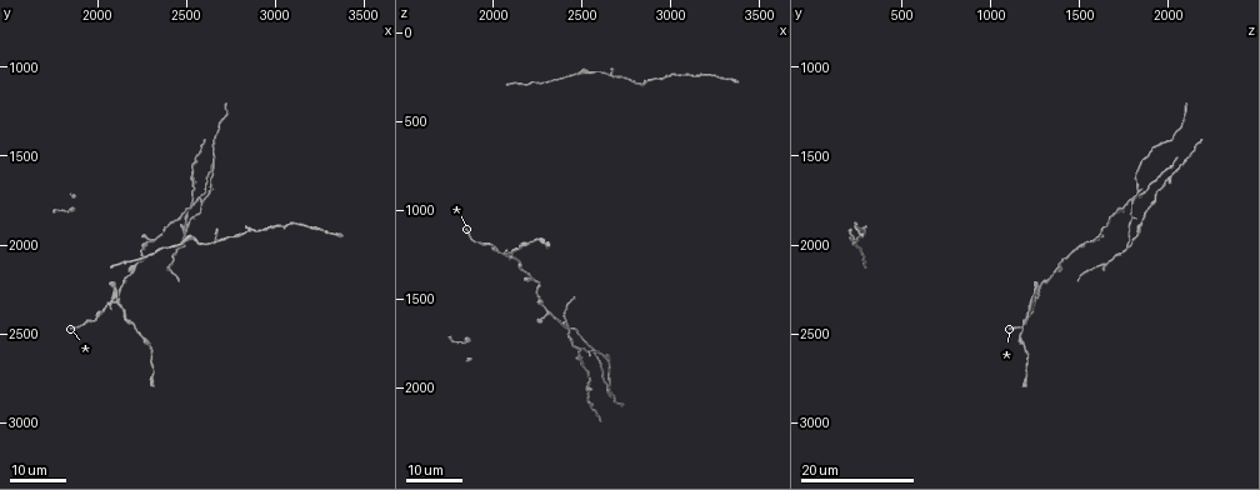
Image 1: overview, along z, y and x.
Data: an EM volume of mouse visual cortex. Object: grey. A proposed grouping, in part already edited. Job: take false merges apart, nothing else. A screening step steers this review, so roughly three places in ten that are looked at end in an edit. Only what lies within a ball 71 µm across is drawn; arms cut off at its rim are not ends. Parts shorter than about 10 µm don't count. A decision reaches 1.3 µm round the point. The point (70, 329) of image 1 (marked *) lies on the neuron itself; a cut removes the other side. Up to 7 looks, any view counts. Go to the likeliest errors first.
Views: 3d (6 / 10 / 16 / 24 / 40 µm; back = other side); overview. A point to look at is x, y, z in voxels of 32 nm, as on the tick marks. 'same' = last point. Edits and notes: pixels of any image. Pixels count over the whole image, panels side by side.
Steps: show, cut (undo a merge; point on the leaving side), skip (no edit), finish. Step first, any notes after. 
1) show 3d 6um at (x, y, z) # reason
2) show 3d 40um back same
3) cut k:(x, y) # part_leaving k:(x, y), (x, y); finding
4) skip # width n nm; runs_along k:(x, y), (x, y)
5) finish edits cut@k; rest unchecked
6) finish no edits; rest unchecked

show 3d 24um at (2320, 1960, 1580) # arms part here

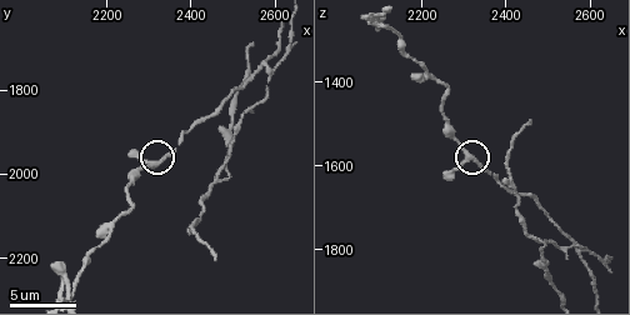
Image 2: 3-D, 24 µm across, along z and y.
show 3d 10um at (2310, 1975, 1585) # zoom in

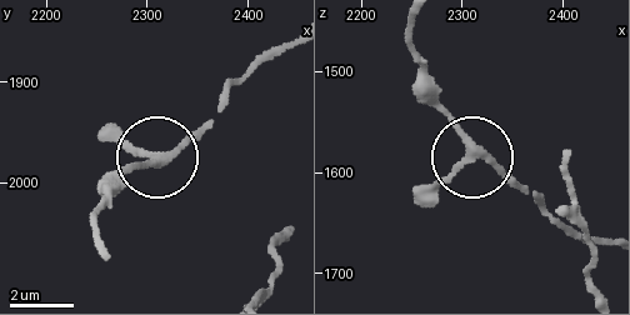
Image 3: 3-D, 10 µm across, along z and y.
skip # side_arm 20 um; runs_along 3:(101, 246), (99, 204), (150, 158), (99, 136); one neuron here

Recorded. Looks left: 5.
show 3d 10um at (2585, 1760, 1795) # four-way junction

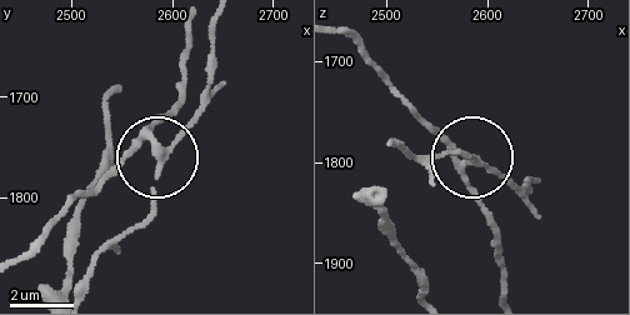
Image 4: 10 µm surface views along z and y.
cut 4:(156, 199) # width 180 nm; a second neuron is stuck on

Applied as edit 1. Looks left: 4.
show overview # see it whole again

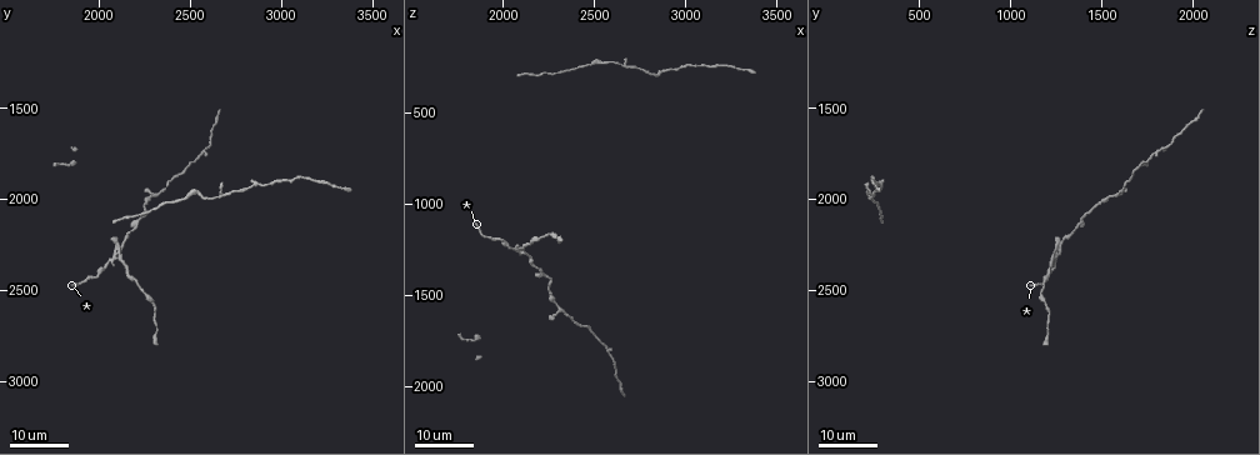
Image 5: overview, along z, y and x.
show 3d 16um at (2100, 2280, 1260)

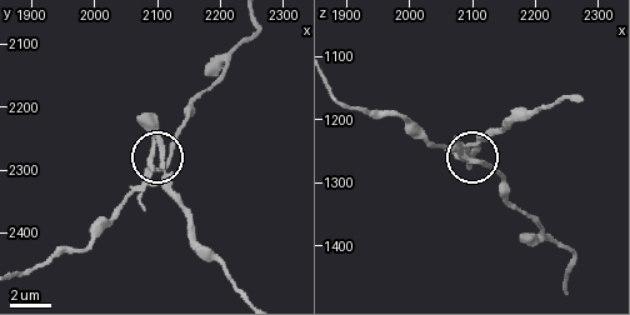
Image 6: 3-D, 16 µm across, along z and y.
show 3d 10um at (2095, 2300, 1260)

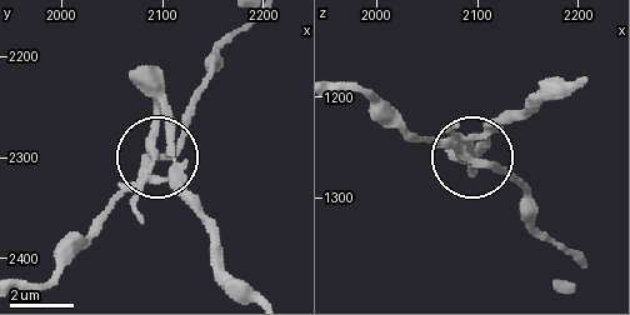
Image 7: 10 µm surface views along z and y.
cut 7:(170, 135) # width 240 nm; part_leaving 7:(461, 141), (571, 88); two neurons meet here

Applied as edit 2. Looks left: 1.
finish edits cut@4, cut@7; rest unchecked

